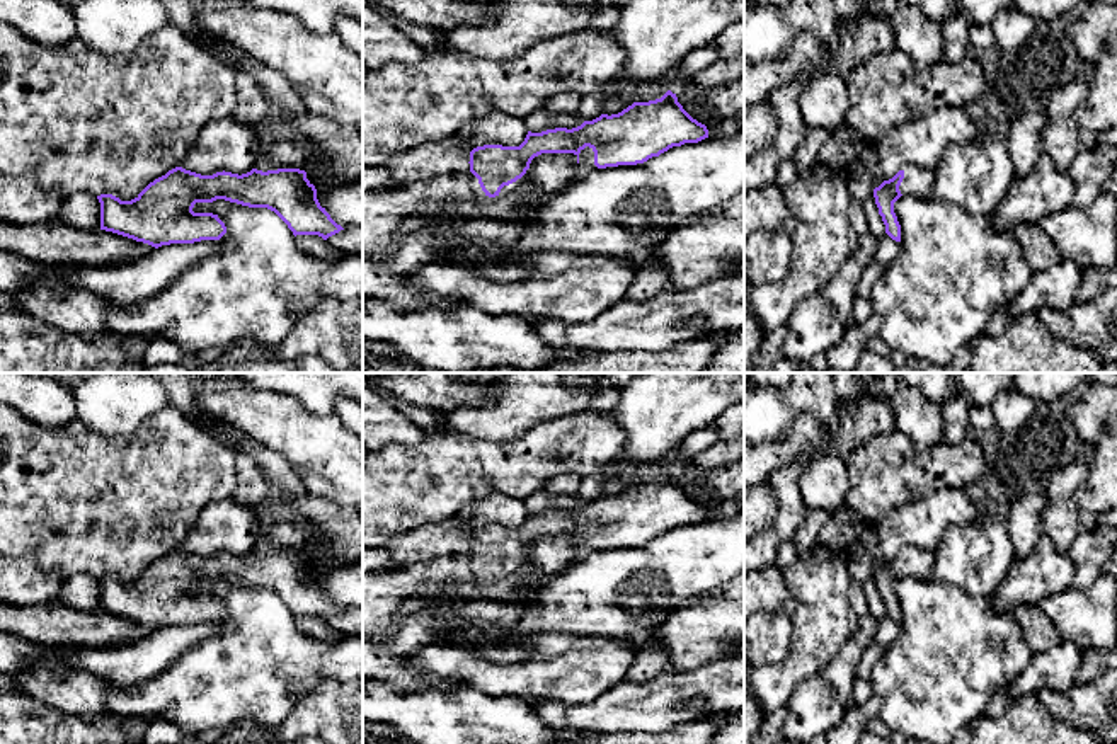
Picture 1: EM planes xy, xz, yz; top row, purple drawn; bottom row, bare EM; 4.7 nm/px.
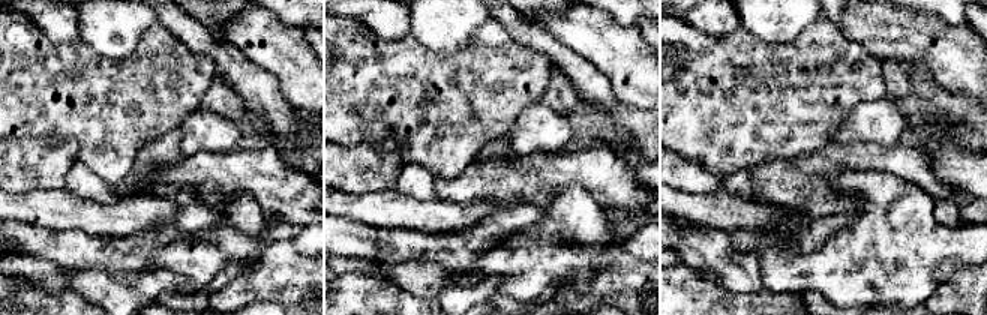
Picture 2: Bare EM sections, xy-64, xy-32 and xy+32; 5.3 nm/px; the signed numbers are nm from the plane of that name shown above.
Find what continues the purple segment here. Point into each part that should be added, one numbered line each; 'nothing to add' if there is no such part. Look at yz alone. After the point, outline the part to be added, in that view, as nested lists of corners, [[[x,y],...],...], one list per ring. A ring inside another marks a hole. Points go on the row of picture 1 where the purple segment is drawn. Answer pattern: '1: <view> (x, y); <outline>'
1: yz (918, 181); [[[906,163],[899,170],[904,172],[904,179],[899,186],[902,196],[911,194],[916,197],[926,197],[931,192],[935,170]]]

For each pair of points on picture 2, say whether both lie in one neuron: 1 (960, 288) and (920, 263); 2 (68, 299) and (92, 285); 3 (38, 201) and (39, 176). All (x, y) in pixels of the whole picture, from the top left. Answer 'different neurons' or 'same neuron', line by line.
1: different neurons
2: different neurons
3: different neurons

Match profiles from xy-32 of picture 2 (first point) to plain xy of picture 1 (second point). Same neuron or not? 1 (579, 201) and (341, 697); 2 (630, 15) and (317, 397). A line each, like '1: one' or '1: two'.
1: two
2: one

